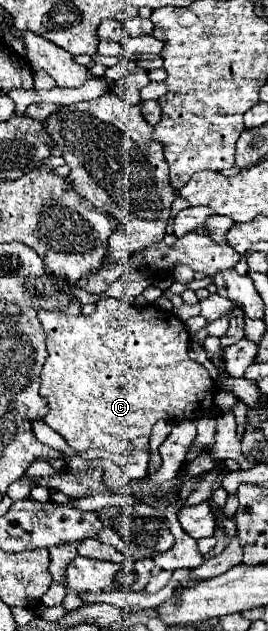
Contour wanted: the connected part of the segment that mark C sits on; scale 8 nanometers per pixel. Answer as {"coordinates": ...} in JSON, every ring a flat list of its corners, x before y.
{"coordinates":[[102,298,96,304,96,310,88,316,70,316,70,314,64,314,60,310,38,310,38,320,40,320,42,330,46,334,46,348,48,348,48,358,46,358,46,364,44,364,42,374,40,374,40,394,42,394,42,398,46,398,46,404,48,404,48,414,44,416,44,422,52,430,56,430,68,442,68,446,72,450,84,452,84,450,94,448,94,450,104,450,108,454,120,454,120,450,122,452,150,450,150,430,158,420,182,422,184,418,194,420,194,418,202,418,202,416,206,416,206,418,212,416,212,410,216,408,216,404,214,404,216,384,214,384,214,380,210,378,208,370,202,364,188,358,190,334,184,328,184,322,174,312,166,312,166,310,160,310,160,308,154,308,154,306,138,308,138,306,120,302,116,298]]}

